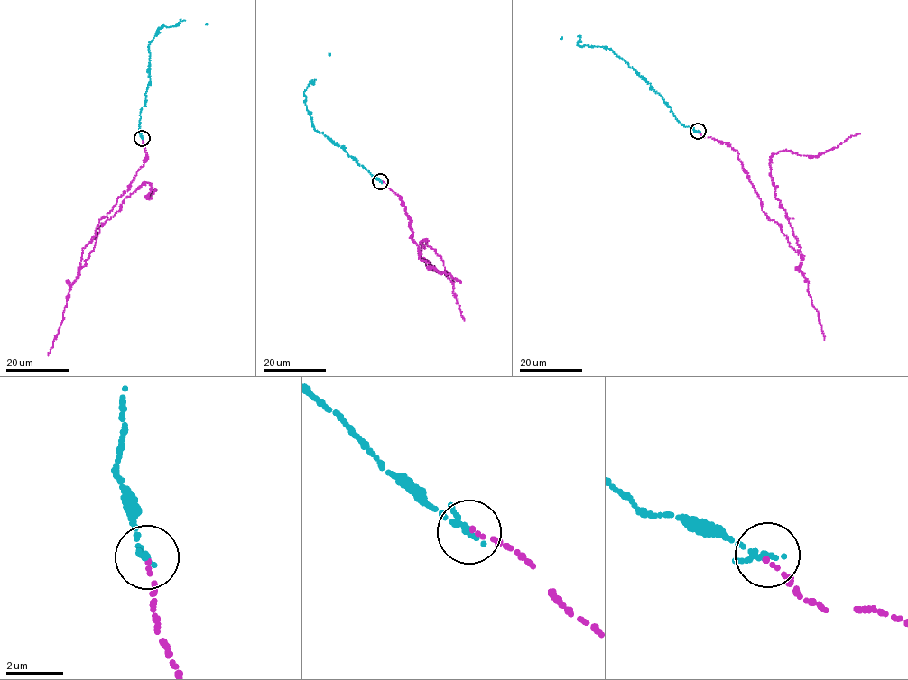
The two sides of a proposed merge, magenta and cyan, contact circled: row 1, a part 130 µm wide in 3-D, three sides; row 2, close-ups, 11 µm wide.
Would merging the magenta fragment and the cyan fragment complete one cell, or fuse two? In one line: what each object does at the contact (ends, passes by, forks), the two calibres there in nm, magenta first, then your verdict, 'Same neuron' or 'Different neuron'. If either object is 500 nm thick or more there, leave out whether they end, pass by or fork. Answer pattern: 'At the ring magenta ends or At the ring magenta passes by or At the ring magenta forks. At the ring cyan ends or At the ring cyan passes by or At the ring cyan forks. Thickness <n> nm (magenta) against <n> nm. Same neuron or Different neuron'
At the ring magenta ends. At the ring cyan ends. Thickness 140 nm (magenta) against 280 nm. Same neuron

